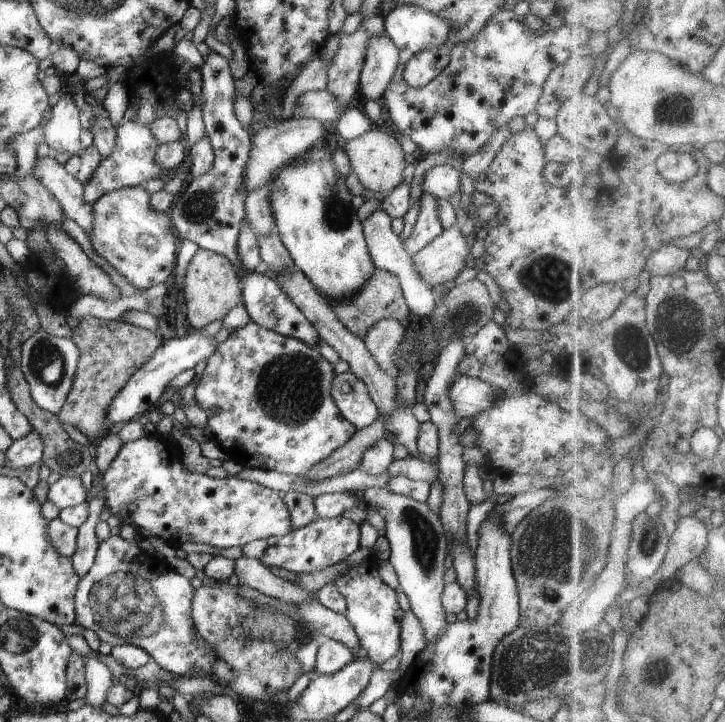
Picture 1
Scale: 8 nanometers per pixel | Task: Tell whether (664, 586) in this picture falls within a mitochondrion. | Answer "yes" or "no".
no

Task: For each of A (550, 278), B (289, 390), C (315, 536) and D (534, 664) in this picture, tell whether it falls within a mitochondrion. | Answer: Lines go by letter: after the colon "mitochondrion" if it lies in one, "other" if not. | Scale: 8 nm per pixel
A: mitochondrion
B: mitochondrion
C: other
D: mitochondrion

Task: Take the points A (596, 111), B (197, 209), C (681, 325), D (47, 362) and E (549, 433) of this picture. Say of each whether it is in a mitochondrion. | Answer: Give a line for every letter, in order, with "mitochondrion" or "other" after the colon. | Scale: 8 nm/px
A: other
B: mitochondrion
C: mitochondrion
D: mitochondrion
E: other

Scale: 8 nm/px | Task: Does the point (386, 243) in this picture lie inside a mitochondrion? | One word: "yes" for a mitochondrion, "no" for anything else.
no

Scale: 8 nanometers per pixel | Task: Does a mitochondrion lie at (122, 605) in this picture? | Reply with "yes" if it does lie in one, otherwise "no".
yes

